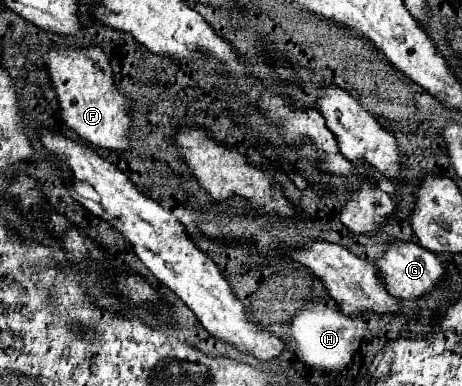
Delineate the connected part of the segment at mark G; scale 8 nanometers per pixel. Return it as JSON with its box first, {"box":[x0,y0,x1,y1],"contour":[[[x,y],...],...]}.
{"box":[376,243,446,299],"contour":[[[392,243],[388,247],[388,251],[376,261],[376,267],[380,269],[380,275],[386,281],[386,289],[392,297],[398,299],[416,299],[416,297],[424,297],[428,293],[432,293],[436,289],[436,285],[446,281],[446,269],[442,265],[442,261],[430,253],[428,249],[416,245],[416,243]]]}

